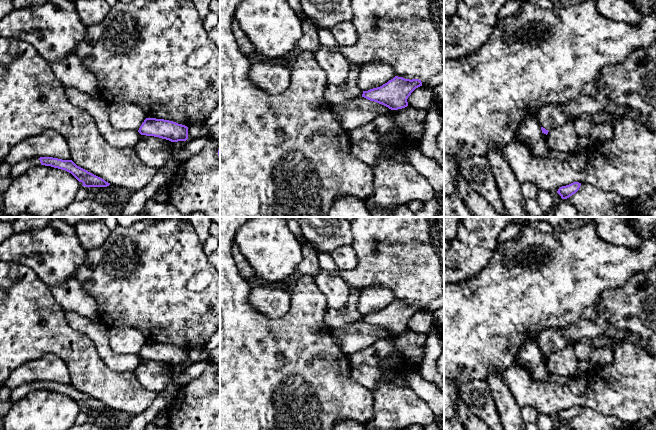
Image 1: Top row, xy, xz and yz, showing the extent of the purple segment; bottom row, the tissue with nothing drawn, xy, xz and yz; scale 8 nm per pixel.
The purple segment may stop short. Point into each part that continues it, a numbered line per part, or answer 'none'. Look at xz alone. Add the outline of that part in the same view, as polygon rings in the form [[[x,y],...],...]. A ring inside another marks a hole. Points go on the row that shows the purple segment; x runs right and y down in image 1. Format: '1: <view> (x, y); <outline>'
none

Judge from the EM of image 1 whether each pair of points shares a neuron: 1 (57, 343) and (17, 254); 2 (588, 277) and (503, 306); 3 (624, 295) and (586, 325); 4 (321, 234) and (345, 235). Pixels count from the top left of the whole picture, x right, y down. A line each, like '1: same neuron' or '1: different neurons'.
1: different neurons
2: same neuron
3: same neuron
4: same neuron

